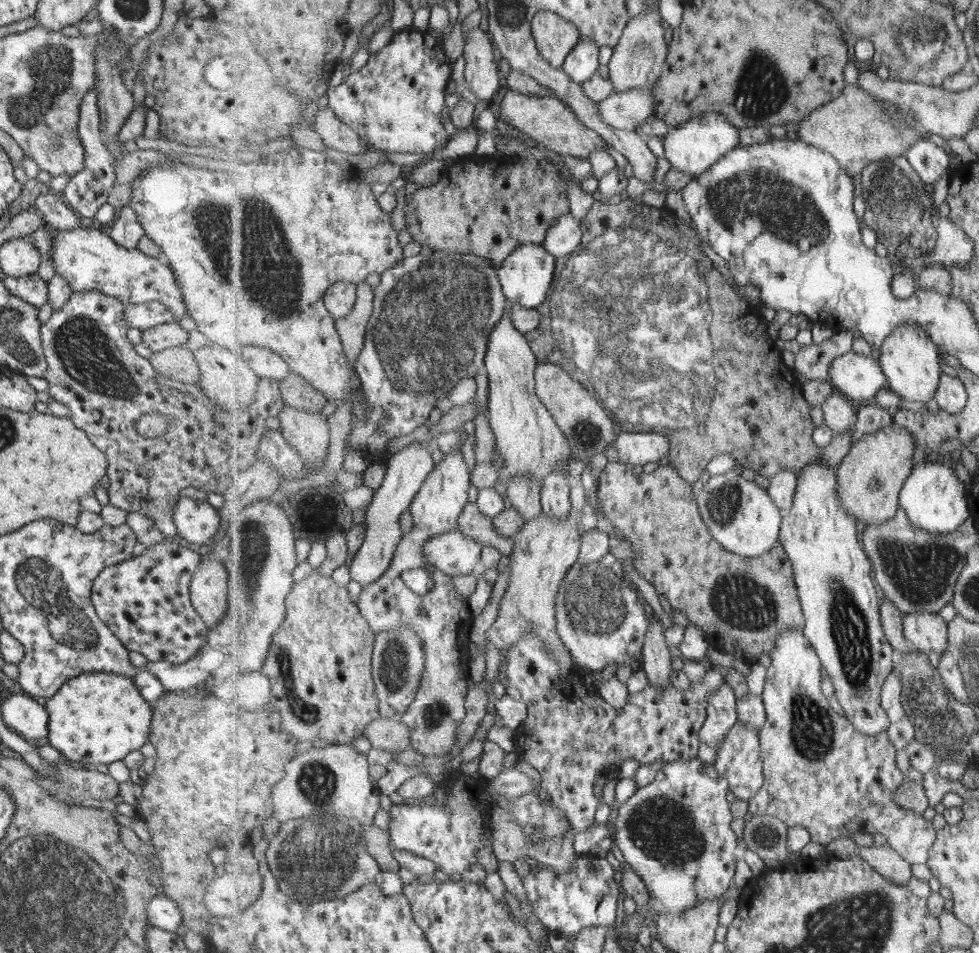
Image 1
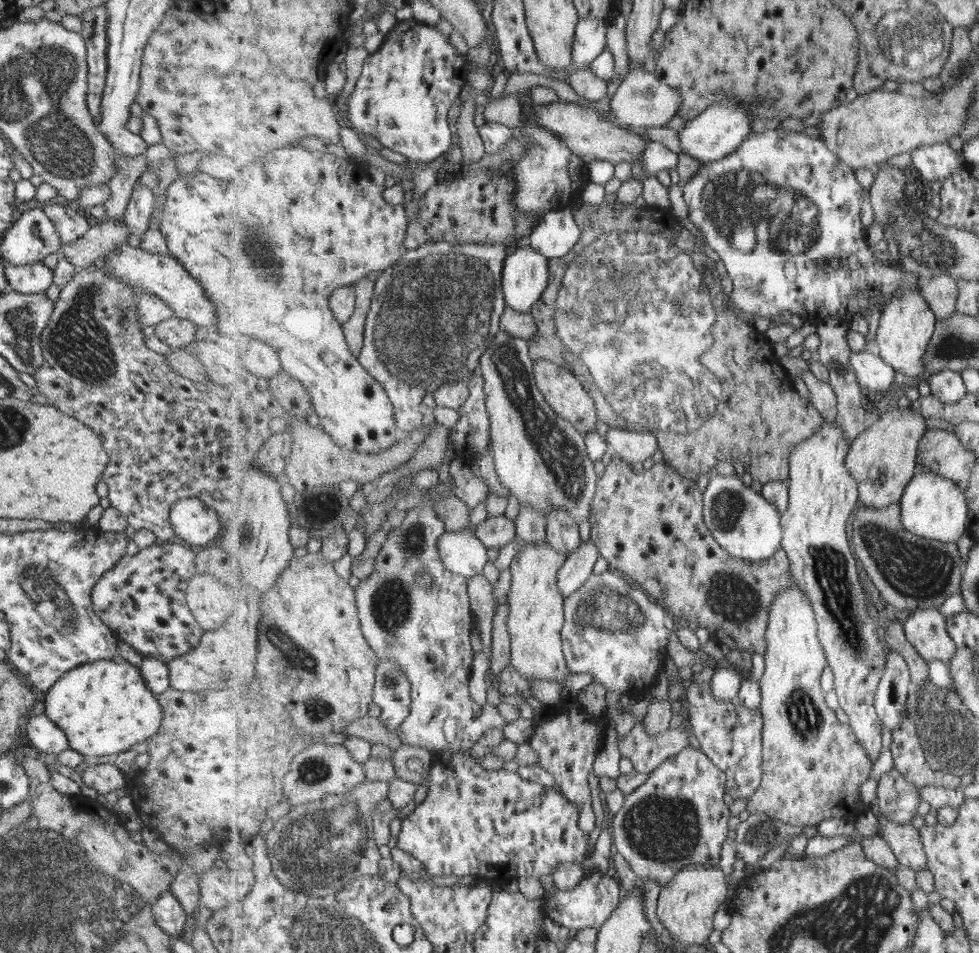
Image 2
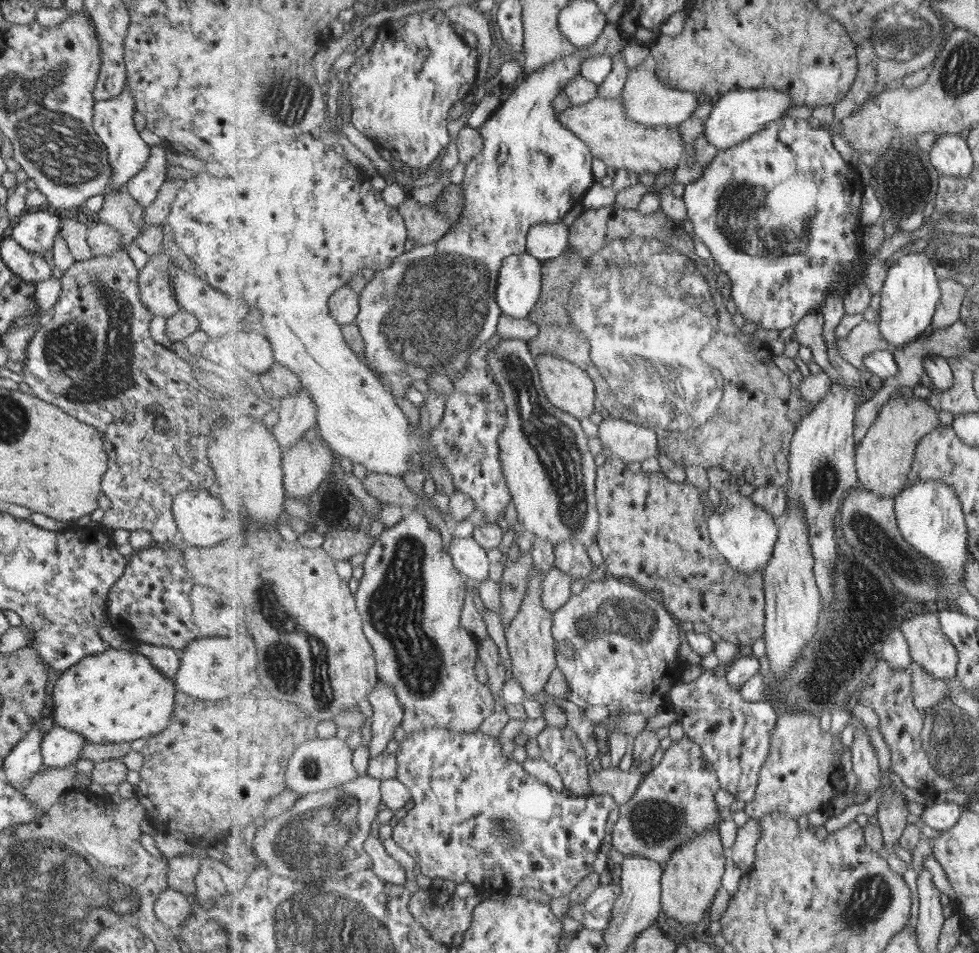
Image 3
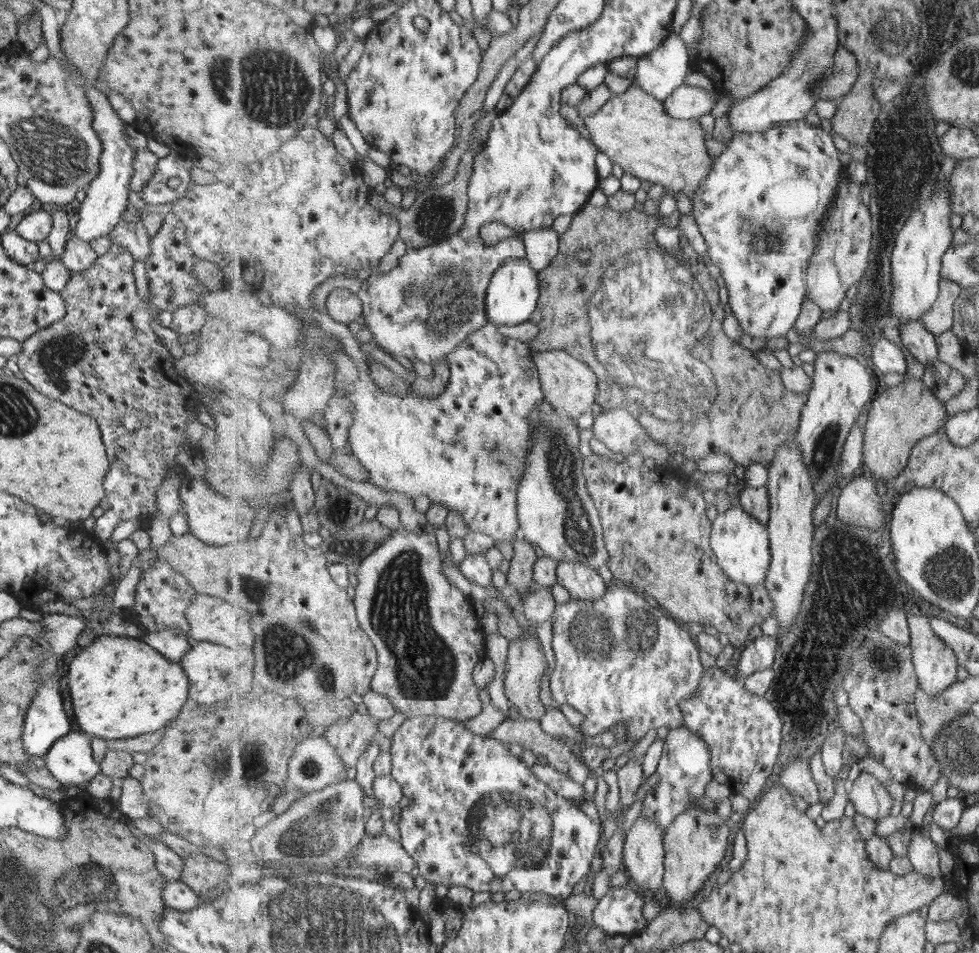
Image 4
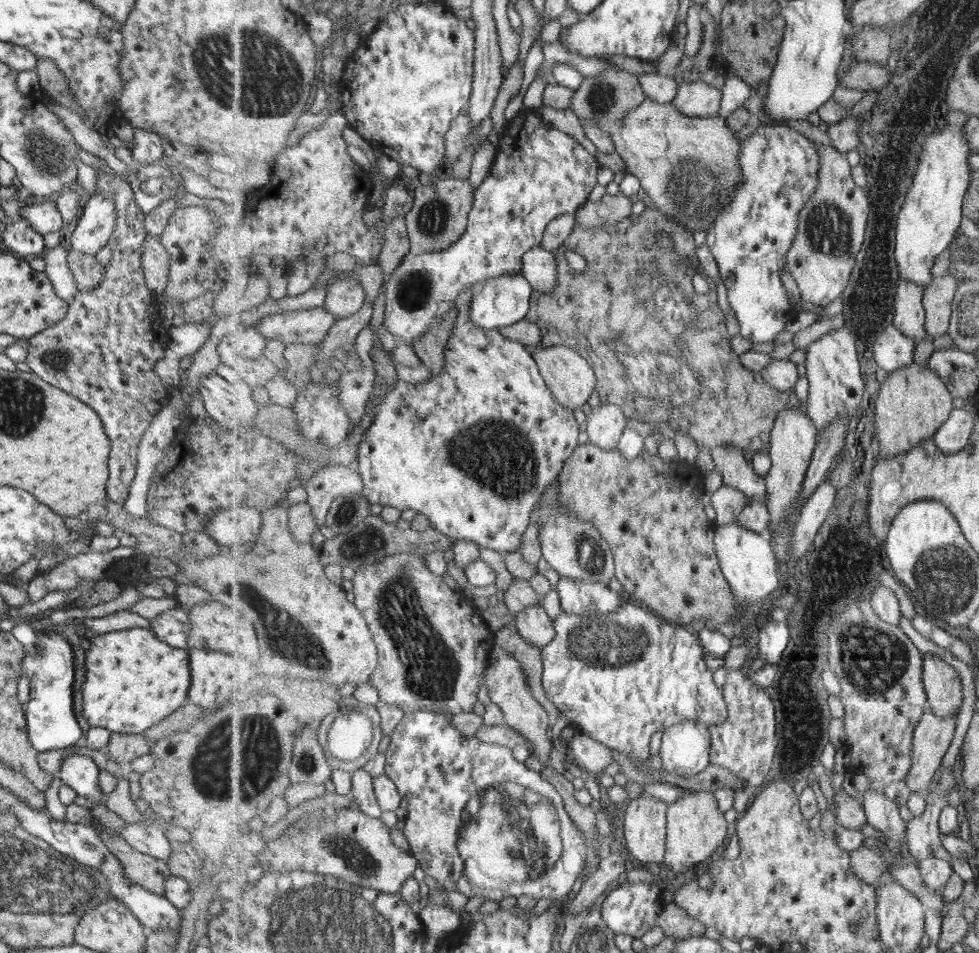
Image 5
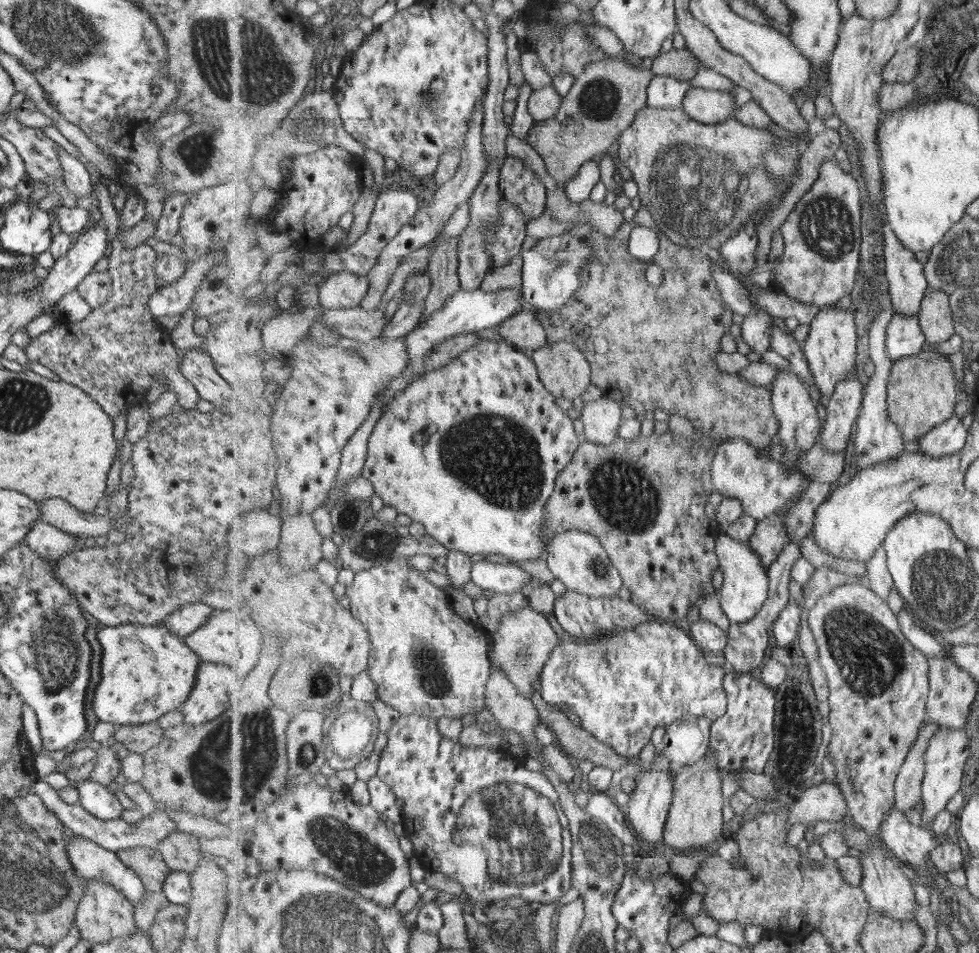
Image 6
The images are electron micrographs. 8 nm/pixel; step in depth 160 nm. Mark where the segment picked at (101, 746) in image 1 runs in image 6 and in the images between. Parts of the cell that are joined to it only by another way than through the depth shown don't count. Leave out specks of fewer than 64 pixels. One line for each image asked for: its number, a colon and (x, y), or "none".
2: (103, 707)
3: (116, 696)
4: (119, 687)
5: (133, 680)
6: (145, 671)

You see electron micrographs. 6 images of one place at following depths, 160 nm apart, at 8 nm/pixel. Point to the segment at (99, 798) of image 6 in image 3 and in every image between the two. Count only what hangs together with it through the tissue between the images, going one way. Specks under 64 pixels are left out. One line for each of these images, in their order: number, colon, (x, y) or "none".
3: (58, 746)
4: (68, 760)
5: (77, 771)

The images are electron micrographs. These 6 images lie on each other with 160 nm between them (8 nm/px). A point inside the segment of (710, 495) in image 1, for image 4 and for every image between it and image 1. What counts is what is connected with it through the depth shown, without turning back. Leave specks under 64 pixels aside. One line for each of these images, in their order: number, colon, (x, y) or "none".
2: (746, 524)
3: (746, 534)
4: (742, 544)

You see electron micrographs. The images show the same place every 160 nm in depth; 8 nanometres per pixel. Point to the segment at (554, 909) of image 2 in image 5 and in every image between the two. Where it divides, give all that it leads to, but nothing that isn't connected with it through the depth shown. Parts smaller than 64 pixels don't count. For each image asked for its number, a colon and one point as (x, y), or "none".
3: (595, 913)
4: (621, 911)
5: (632, 909)

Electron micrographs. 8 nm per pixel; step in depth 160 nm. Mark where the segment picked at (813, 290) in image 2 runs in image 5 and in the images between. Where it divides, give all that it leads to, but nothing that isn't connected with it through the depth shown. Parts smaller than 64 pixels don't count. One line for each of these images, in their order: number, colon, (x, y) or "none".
3: (780, 213)
4: (761, 209)
5: (751, 237)

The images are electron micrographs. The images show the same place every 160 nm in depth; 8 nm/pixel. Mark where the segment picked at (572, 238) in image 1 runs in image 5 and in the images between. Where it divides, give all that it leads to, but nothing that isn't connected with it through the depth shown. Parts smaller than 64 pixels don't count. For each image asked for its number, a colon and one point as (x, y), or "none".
2: (558, 232)
3: (545, 240)
4: (541, 246)
5: (540, 266)

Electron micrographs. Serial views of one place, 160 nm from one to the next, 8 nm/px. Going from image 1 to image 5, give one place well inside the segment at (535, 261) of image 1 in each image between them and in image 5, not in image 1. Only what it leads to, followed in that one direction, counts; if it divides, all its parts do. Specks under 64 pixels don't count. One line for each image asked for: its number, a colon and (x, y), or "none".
2: (526, 271)
3: (519, 284)
4: (512, 297)
5: (504, 300)

